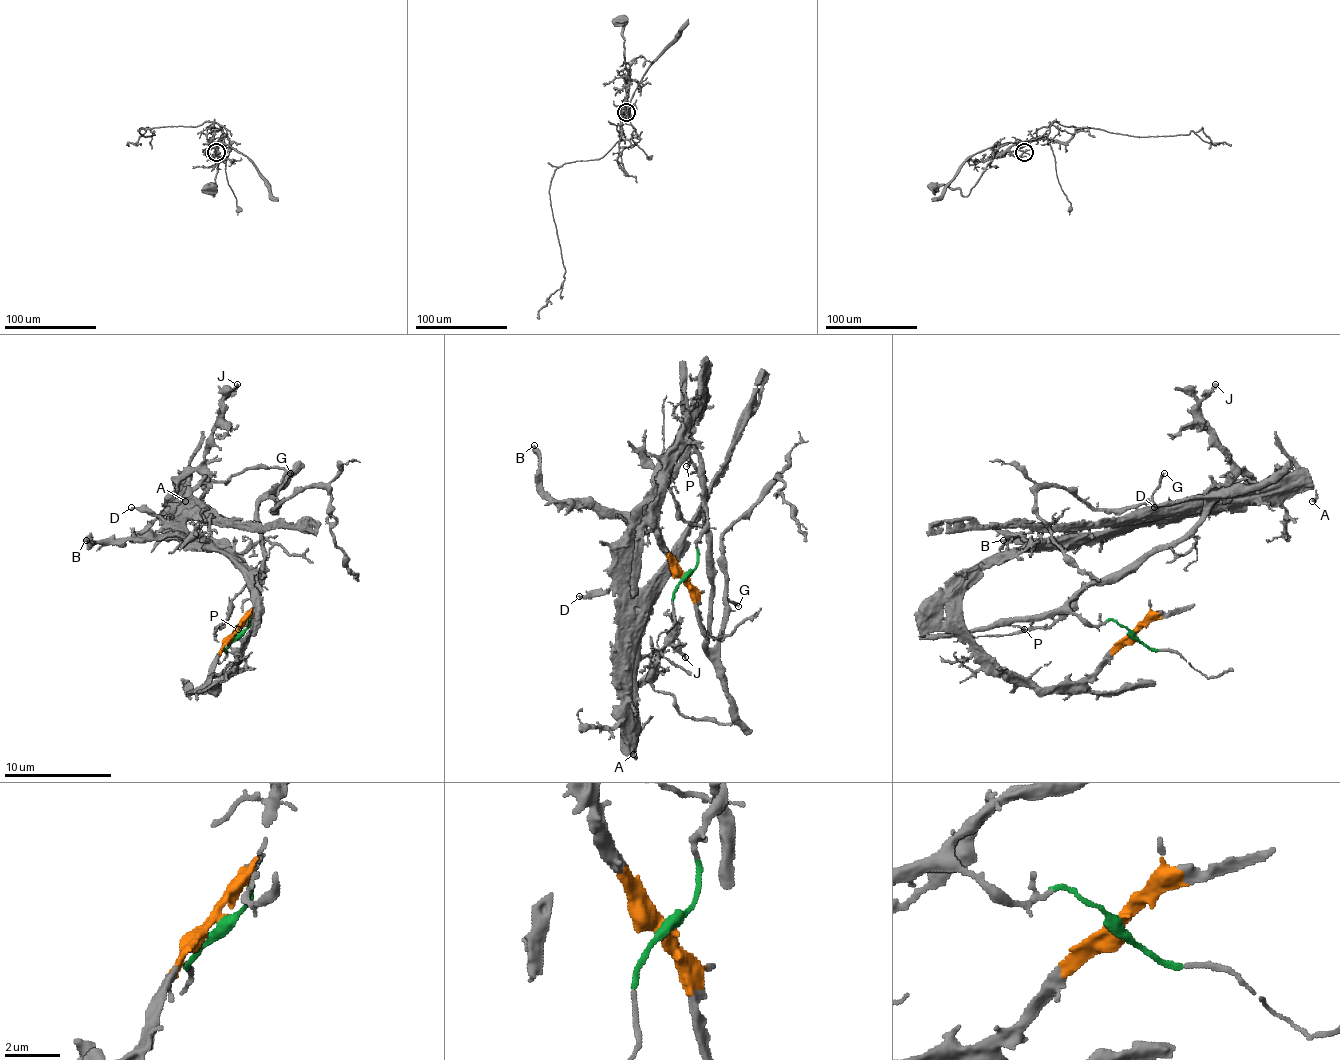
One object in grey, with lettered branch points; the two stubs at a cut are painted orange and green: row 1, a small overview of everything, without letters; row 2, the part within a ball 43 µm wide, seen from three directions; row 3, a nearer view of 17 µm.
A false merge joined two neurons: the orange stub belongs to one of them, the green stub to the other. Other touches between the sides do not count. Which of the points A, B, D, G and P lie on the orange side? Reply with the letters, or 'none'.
A, B, D

